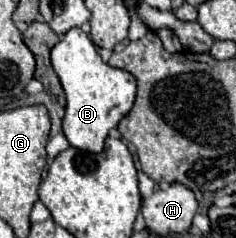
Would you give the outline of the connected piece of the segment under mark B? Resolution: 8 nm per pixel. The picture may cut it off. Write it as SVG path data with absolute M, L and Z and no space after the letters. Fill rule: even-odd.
M71 28L51 48L51 64L65 90L67 106L63 118L63 134L73 148L85 152L103 150L105 138L111 128L131 110L135 100L135 78L119 68L105 64L93 46L91 38L81 28Z

